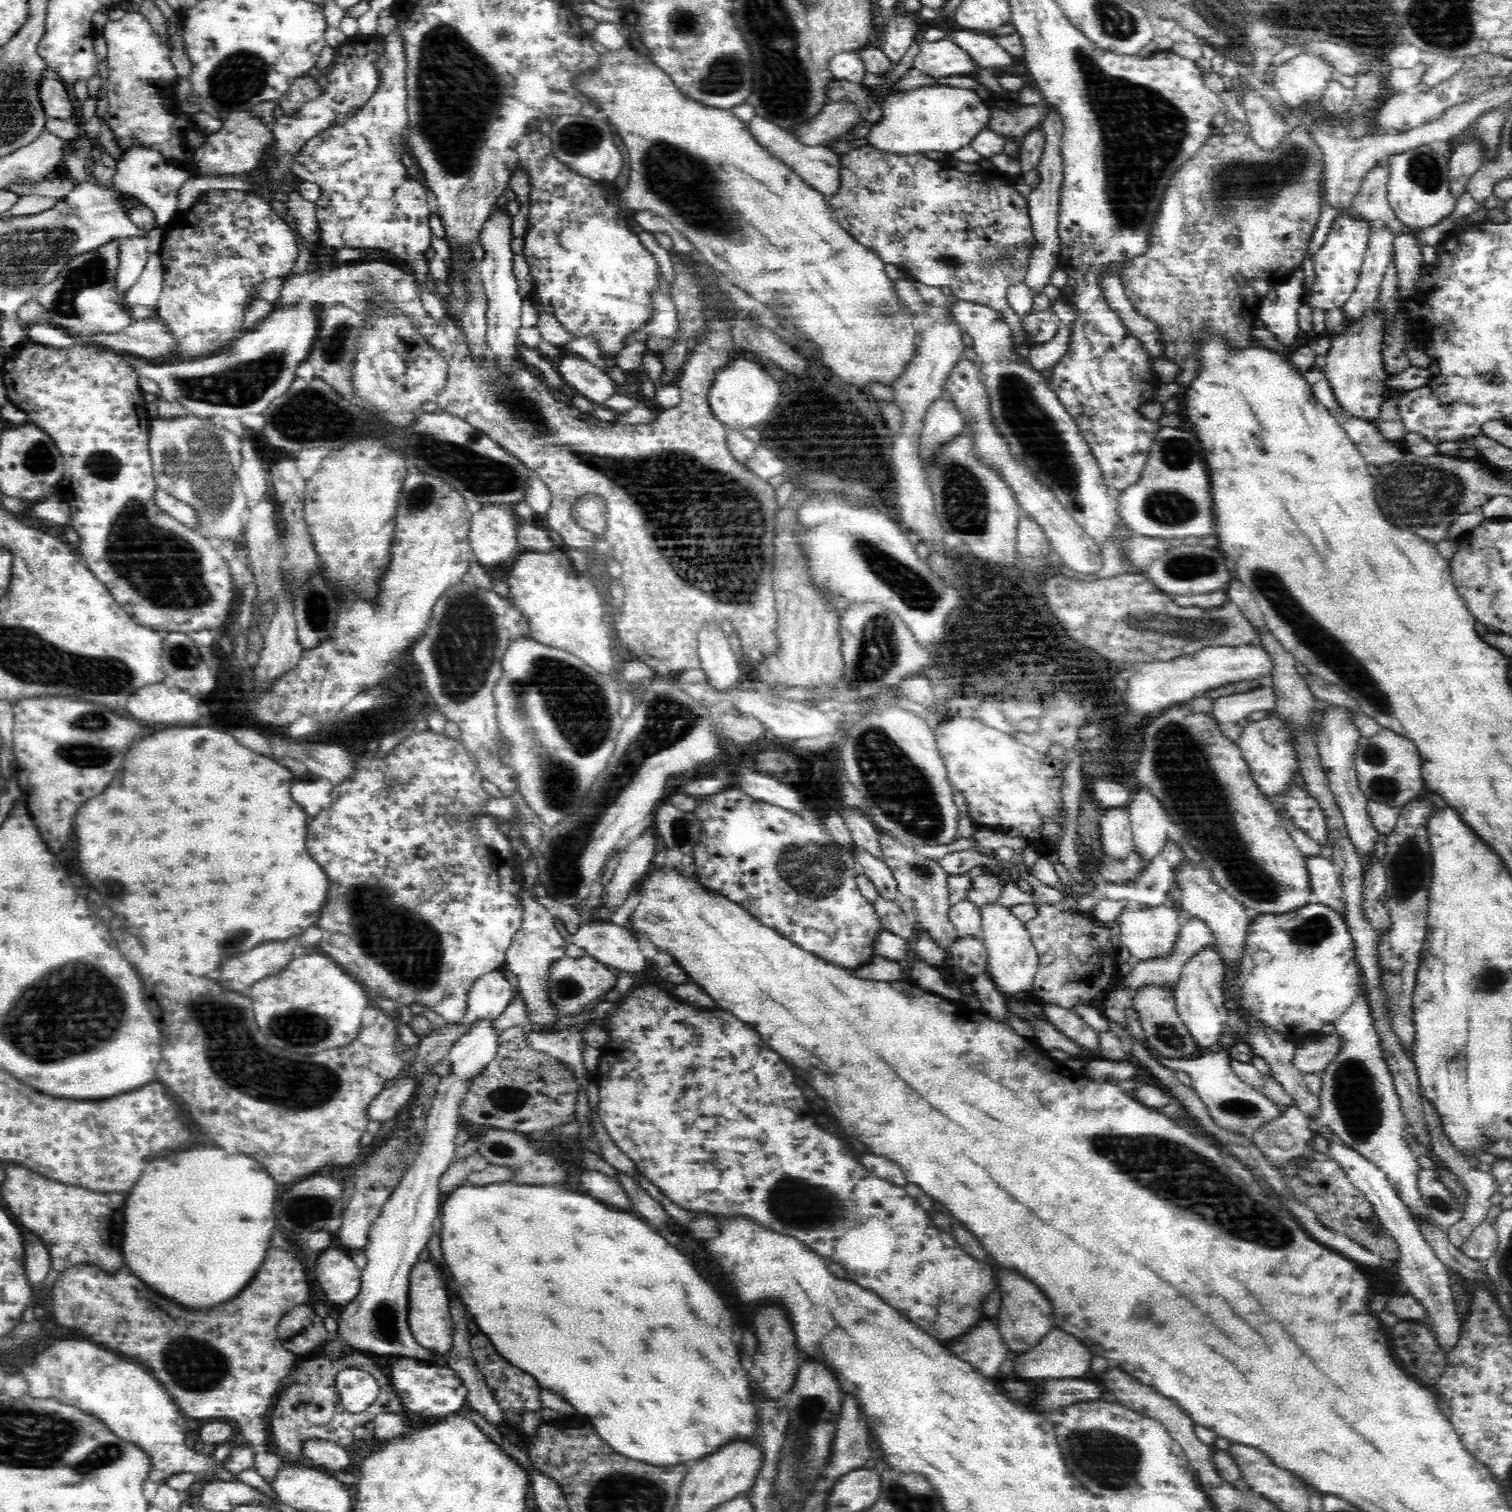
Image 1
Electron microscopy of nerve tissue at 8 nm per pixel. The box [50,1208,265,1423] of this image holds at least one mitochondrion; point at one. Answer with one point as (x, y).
(195, 1366)

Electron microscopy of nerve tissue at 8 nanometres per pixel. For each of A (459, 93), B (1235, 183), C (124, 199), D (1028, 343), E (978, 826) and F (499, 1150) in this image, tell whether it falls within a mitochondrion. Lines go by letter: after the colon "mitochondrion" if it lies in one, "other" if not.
A: mitochondrion
B: mitochondrion
C: other
D: other
E: other
F: mitochondrion

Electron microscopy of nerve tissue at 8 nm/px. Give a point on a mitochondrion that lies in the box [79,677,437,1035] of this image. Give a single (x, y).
(235, 938)

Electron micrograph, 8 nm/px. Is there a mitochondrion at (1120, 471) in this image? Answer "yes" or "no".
no

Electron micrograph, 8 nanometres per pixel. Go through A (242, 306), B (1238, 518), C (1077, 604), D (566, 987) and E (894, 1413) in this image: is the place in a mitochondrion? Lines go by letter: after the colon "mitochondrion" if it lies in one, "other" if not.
A: other
B: other
C: other
D: mitochondrion
E: other

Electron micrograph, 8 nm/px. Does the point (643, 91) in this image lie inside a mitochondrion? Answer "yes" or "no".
no

